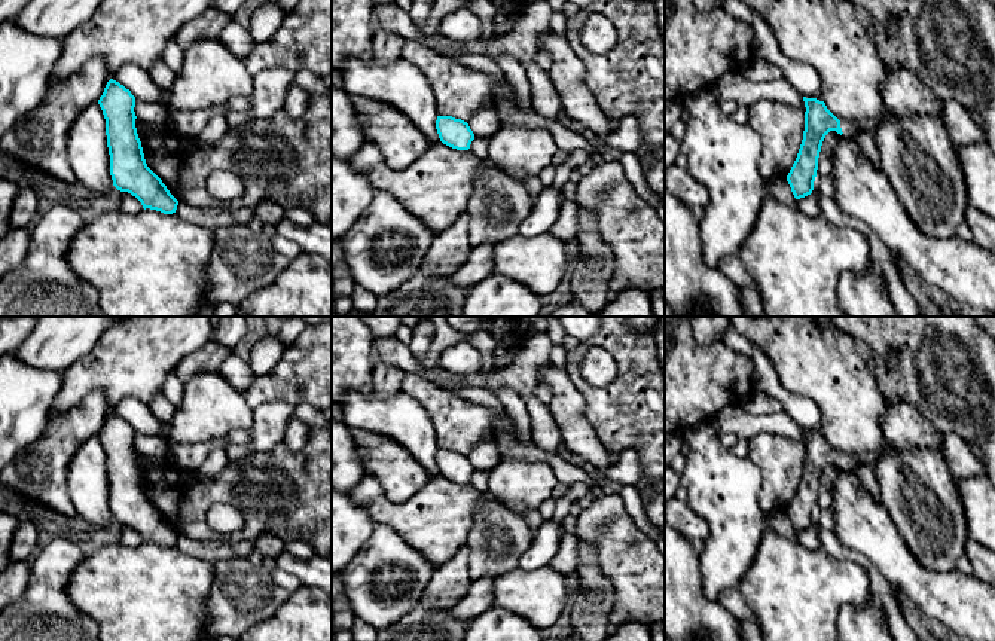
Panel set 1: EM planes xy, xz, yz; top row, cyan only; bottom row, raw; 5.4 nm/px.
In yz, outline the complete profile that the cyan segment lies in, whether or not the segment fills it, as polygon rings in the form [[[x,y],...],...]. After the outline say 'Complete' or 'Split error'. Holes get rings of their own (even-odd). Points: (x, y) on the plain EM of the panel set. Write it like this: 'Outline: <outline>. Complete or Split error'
Outline: [[[817,431],[805,434],[805,464],[797,491],[787,509],[787,515],[796,532],[812,526],[814,515],[818,503],[818,491],[822,474],[830,464],[851,470],[858,464],[857,455],[839,454],[825,439]]]. Split error

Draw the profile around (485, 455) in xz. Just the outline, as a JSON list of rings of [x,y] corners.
[[[485,437],[476,443],[467,457],[474,470],[486,473],[489,473],[501,461],[497,443],[491,437]]]

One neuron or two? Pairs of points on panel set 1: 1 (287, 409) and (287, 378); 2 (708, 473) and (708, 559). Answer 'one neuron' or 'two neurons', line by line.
1: two neurons
2: one neuron

